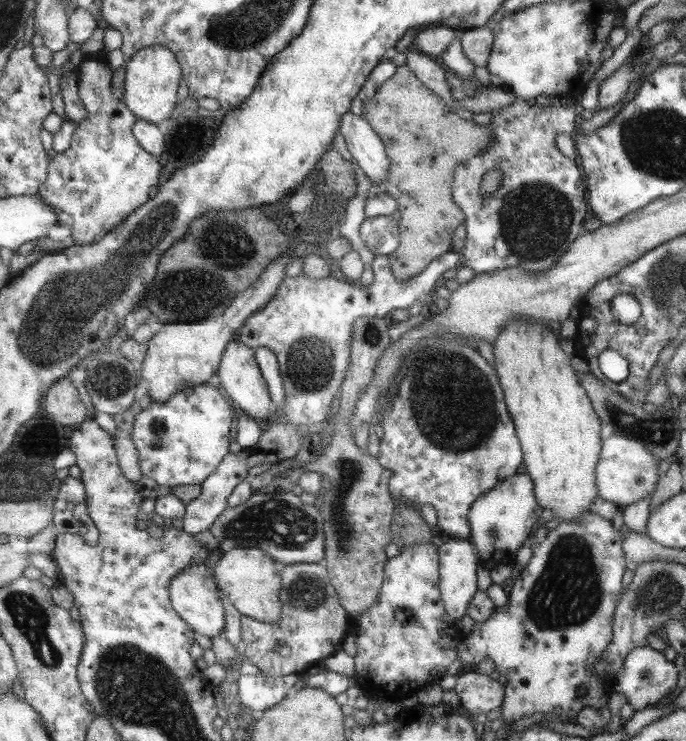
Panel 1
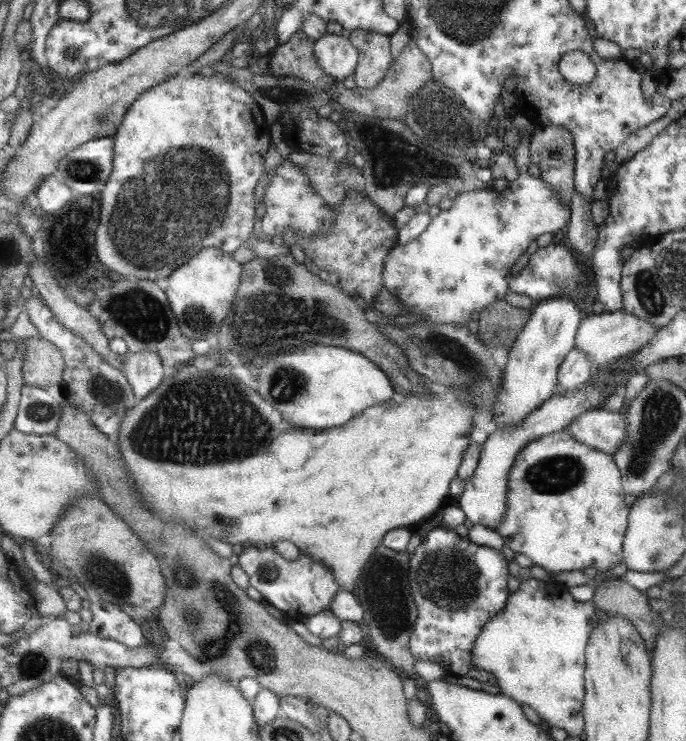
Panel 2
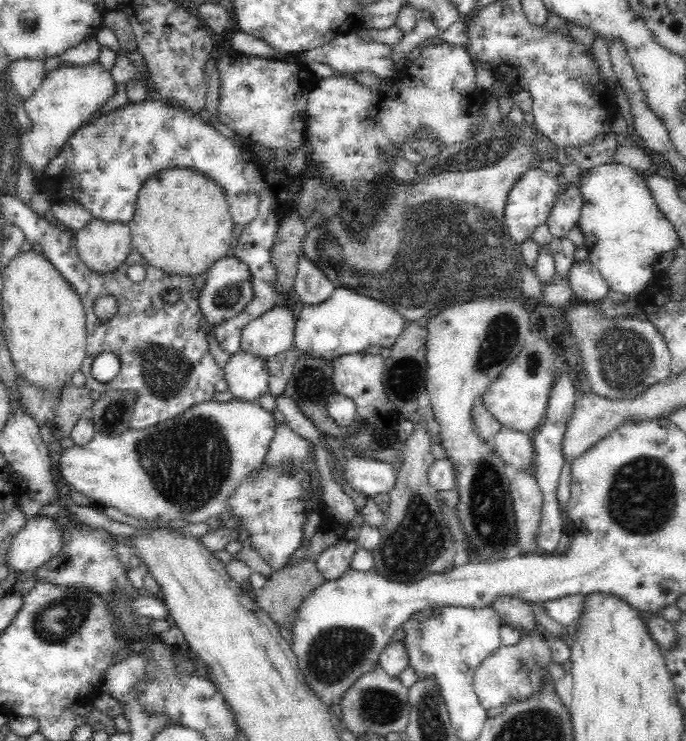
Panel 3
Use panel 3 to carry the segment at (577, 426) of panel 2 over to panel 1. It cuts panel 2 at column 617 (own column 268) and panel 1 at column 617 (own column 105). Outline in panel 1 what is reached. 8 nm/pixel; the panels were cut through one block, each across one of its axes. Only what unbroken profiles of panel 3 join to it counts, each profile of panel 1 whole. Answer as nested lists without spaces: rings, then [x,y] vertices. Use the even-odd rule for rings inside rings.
[[[611,435],[601,445],[600,460],[596,466],[597,496],[613,502],[620,509],[632,505],[641,497],[652,494],[657,487],[657,464],[659,460],[637,440]]]

